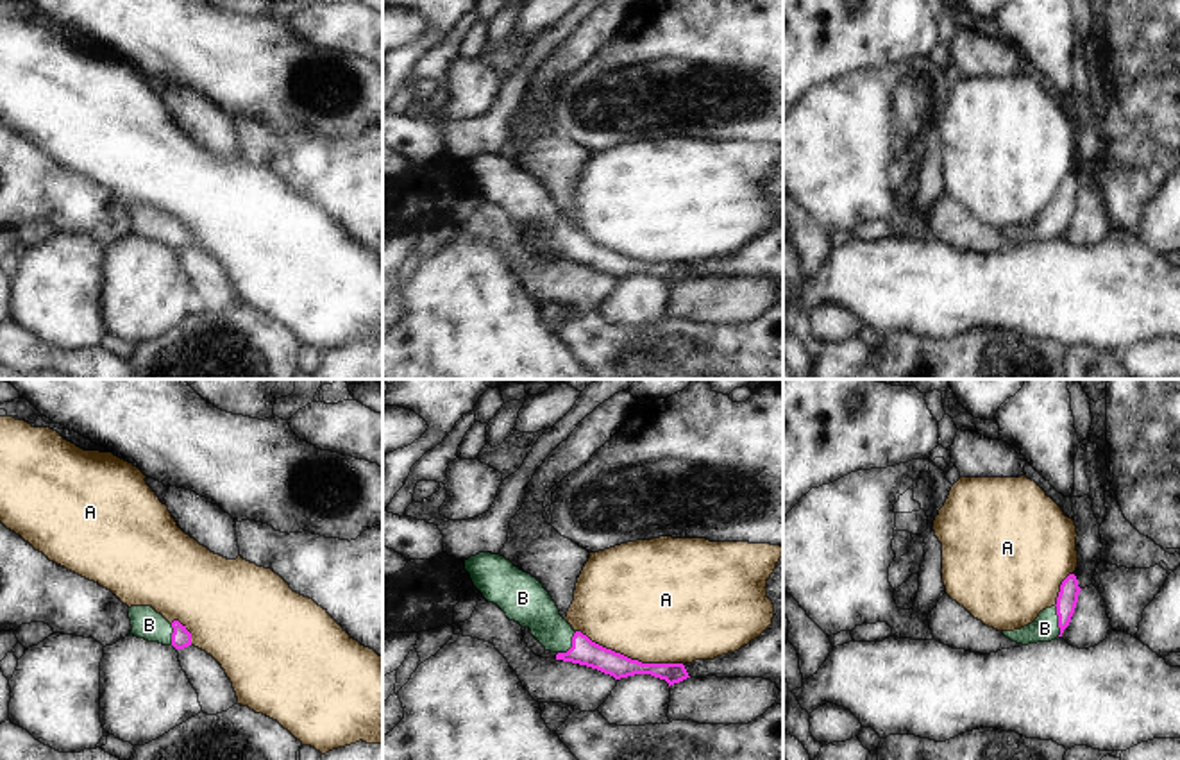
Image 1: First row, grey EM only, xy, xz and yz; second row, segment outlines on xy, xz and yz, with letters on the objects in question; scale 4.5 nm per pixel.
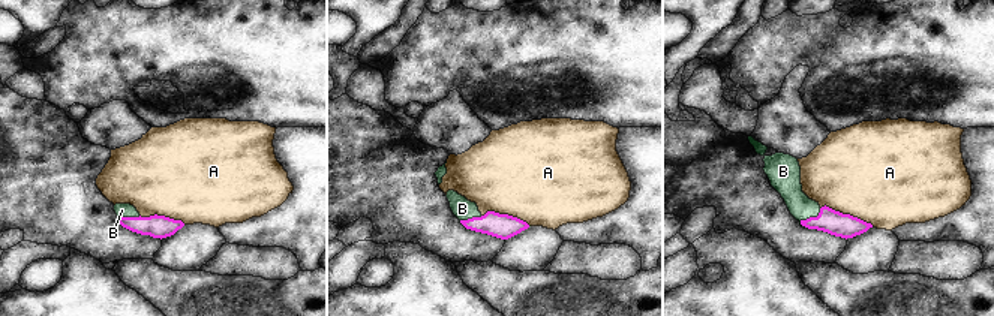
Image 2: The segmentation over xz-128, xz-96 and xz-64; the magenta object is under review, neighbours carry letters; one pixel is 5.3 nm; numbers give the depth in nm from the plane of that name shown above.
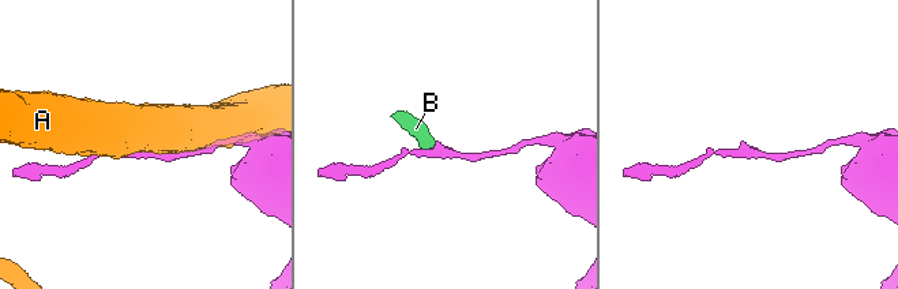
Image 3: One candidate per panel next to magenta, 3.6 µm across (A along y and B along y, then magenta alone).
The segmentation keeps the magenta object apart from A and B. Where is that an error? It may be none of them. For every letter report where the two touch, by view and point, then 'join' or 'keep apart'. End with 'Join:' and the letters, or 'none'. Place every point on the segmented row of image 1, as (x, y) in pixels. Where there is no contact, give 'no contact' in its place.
A: xz (630, 658) | keep apart
B: yz (1059, 621) | join
Join: B

